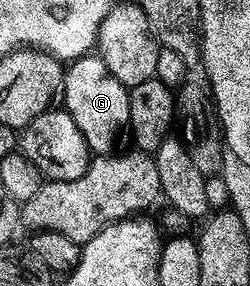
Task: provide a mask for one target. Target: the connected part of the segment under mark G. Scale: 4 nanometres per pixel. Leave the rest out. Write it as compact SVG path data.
M86 54L64 69L63 100L64 96L63 107L75 118L75 126L79 126L79 134L83 134L90 153L112 153L118 147L117 139L124 137L129 127L129 89L107 70L100 55Z

